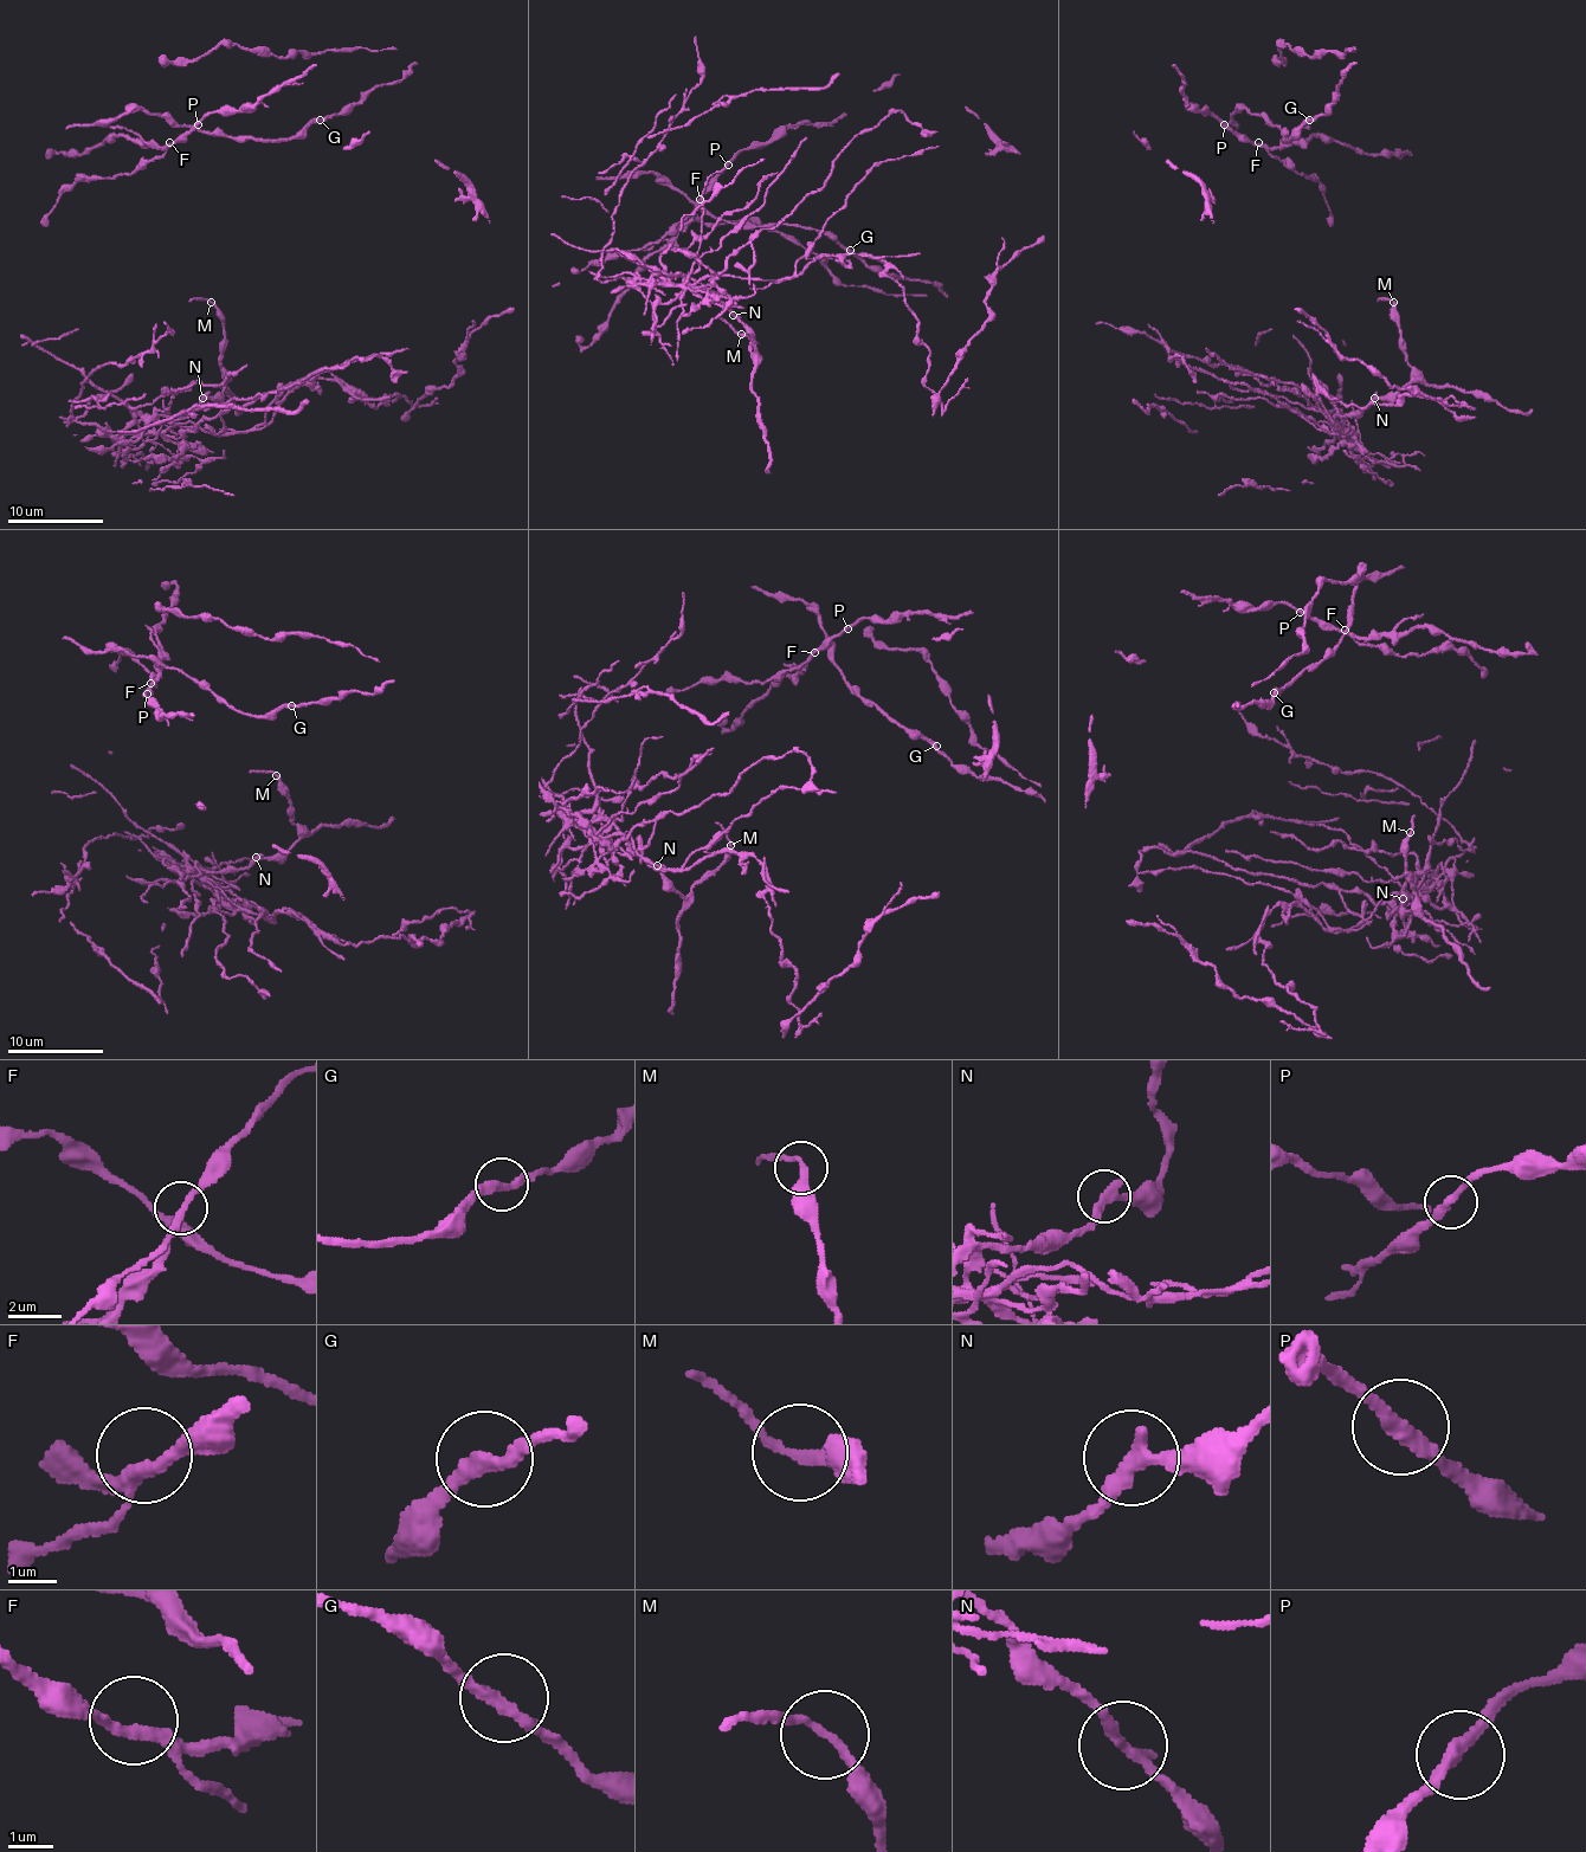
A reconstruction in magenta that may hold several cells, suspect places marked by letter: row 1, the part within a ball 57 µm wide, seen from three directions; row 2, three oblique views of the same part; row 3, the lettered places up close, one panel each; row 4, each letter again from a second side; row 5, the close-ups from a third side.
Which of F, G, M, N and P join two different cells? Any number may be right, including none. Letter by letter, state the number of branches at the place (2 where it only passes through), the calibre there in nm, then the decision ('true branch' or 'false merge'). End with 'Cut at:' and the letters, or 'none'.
F: 2 | 280 nm | true branch
G: 2 | 280 nm | true branch
M: 2 | 200 nm | true branch
N: 2 | 320 nm | false merge
P: 2 | 300 nm | true branch
Cut at: N

